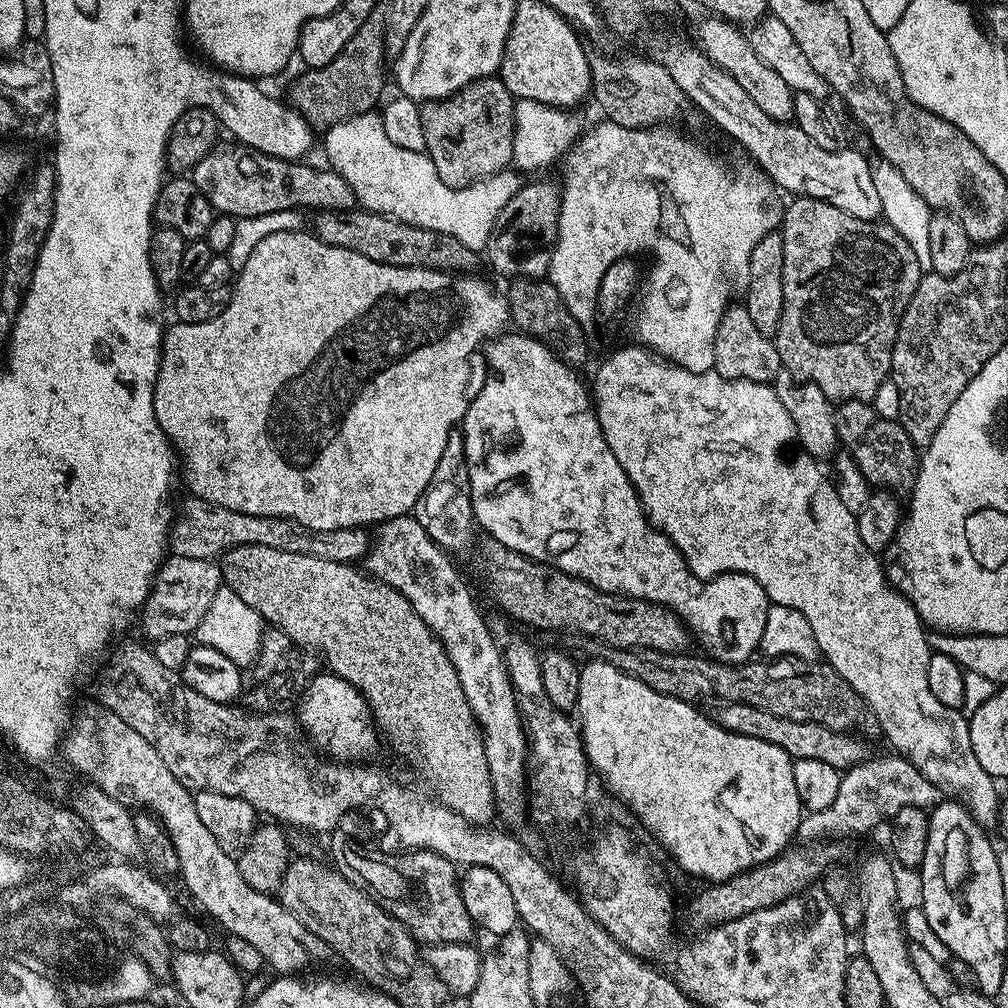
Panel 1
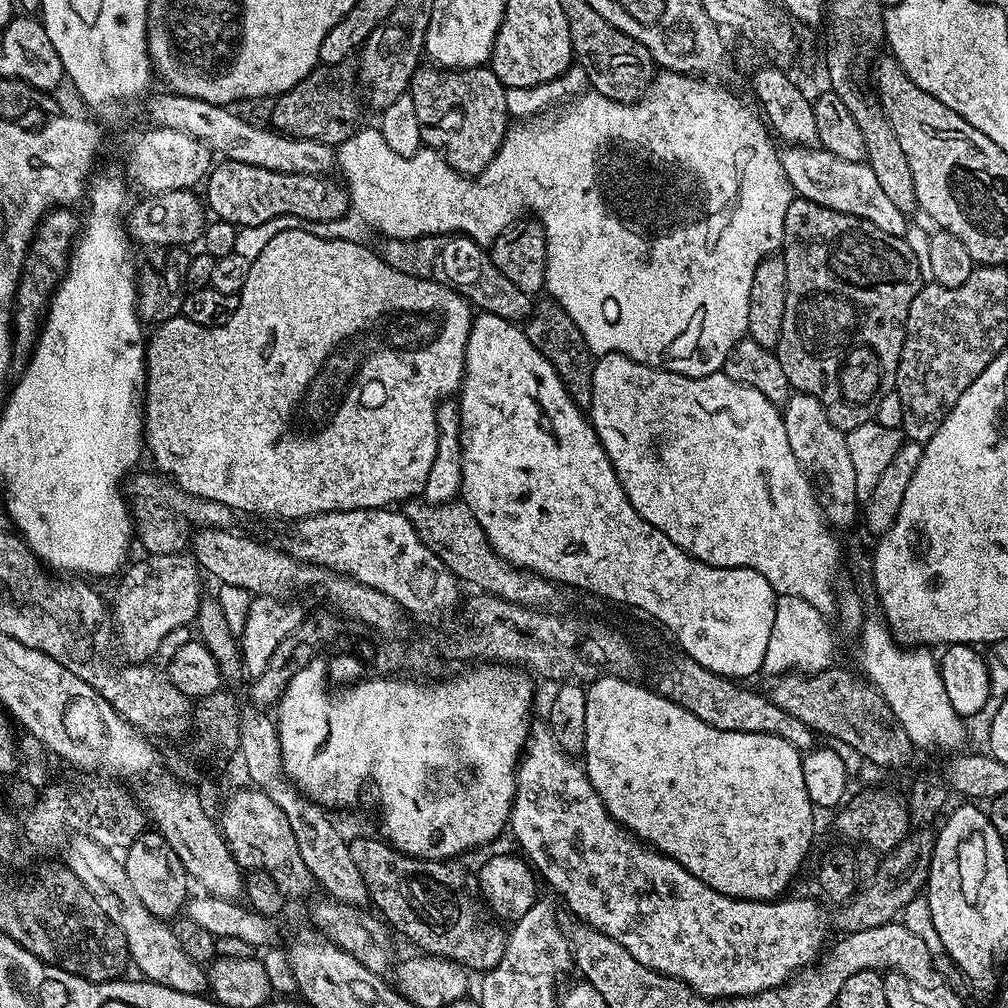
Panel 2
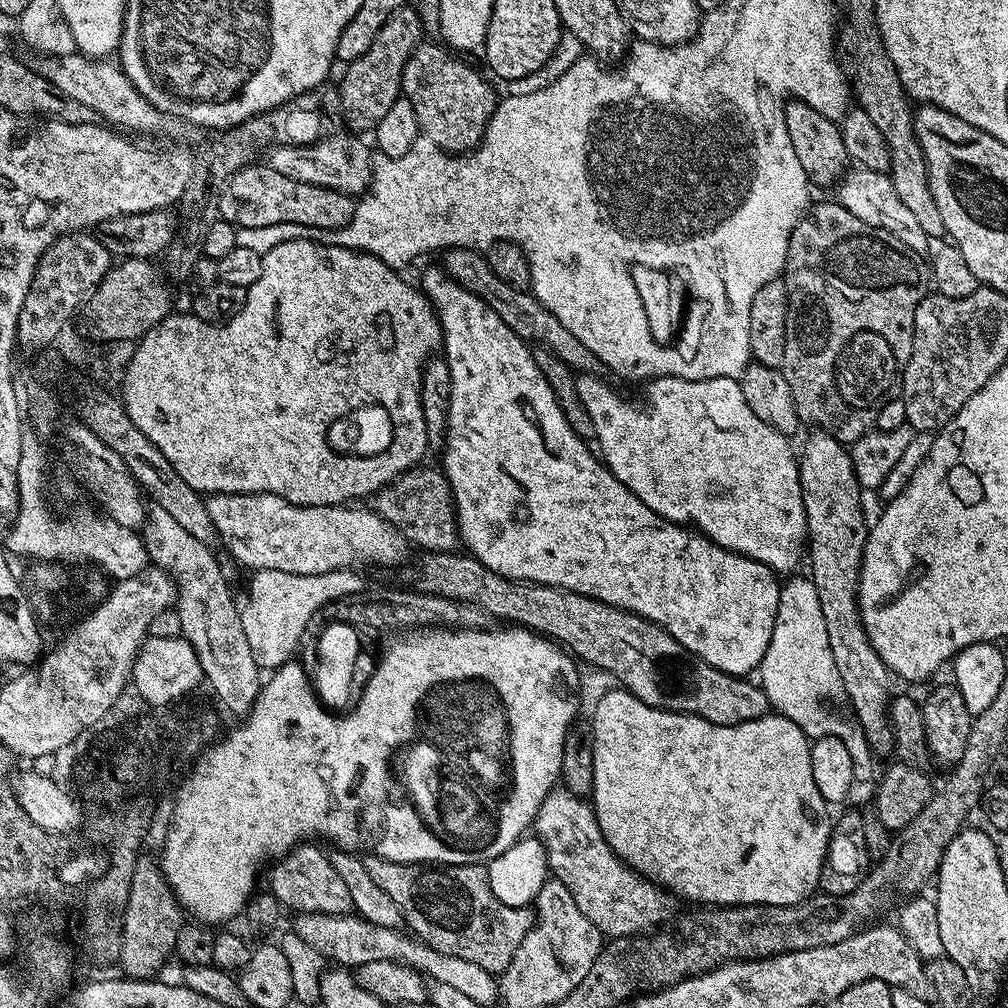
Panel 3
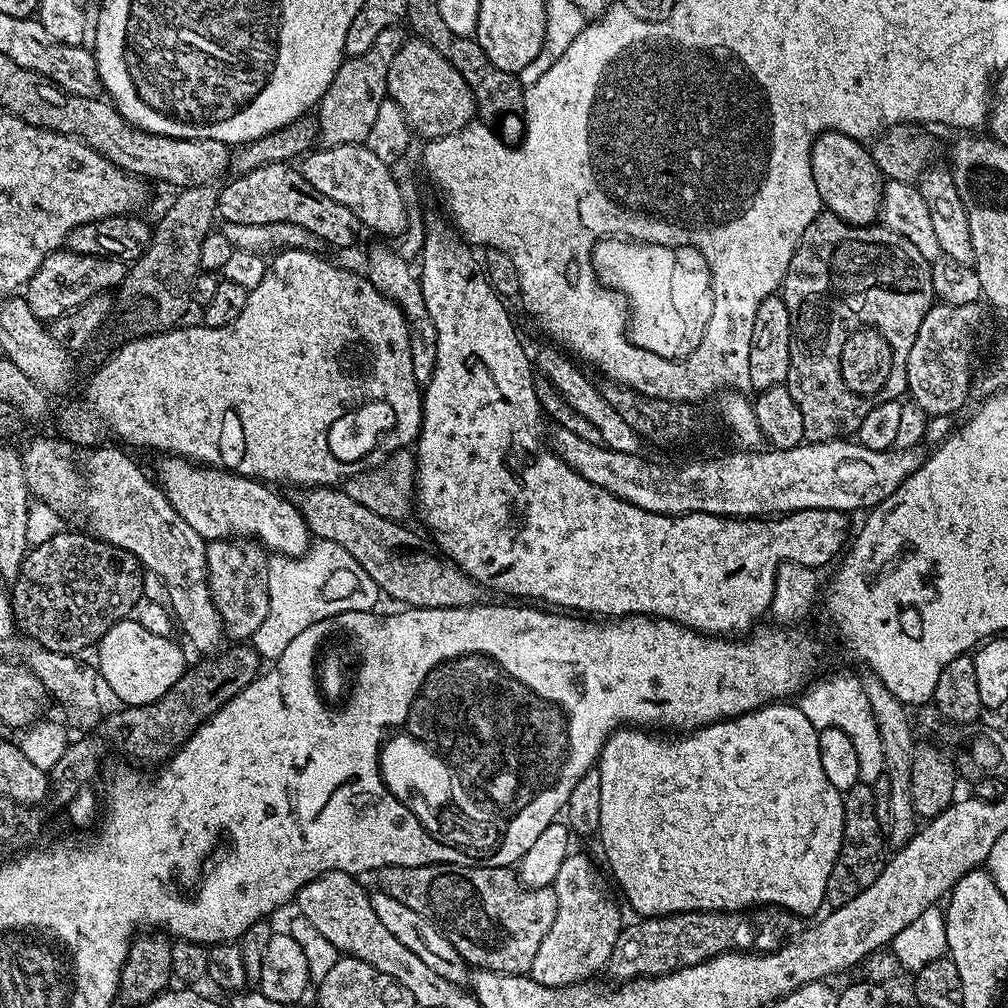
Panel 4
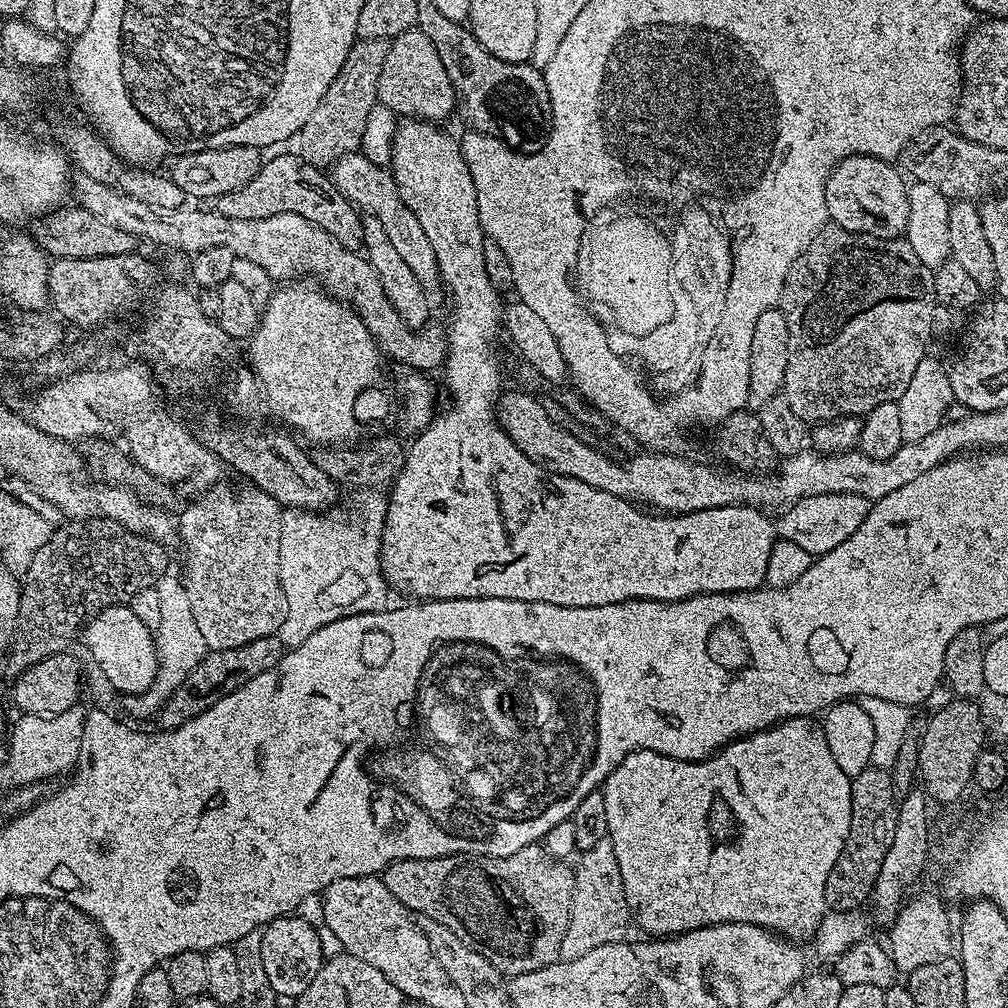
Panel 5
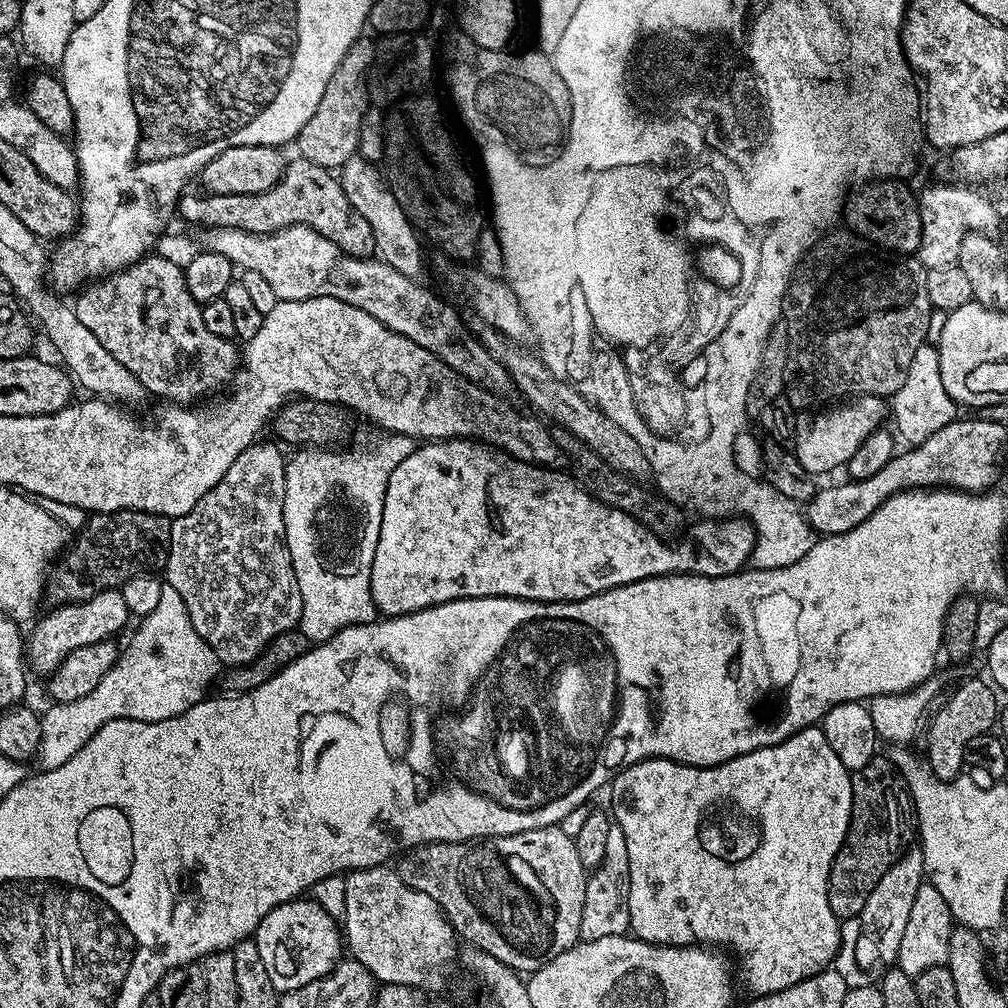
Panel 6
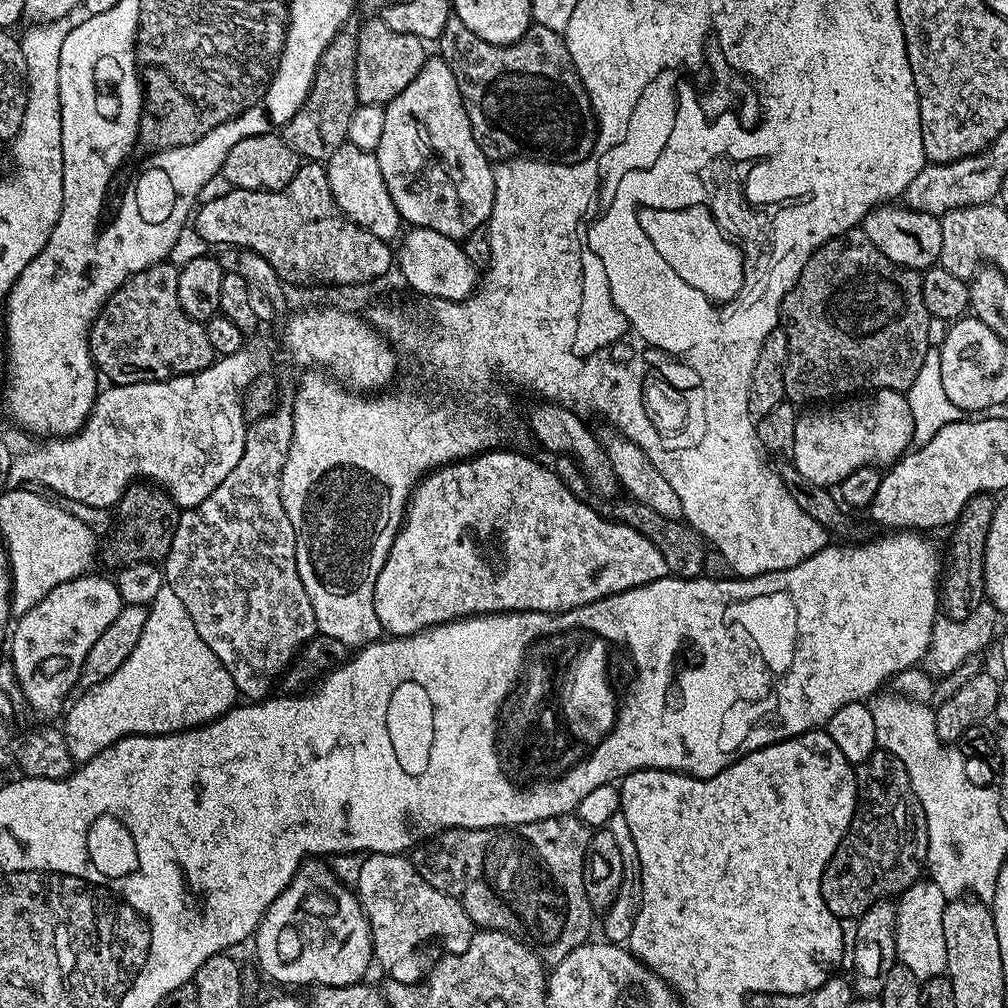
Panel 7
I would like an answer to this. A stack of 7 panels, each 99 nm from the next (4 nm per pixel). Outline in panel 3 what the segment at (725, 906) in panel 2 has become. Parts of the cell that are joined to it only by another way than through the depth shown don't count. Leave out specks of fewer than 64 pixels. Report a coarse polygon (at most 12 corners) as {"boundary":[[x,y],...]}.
{"boundary":[[553,788],[534,832],[605,937],[636,938],[677,897],[610,850],[585,797]]}

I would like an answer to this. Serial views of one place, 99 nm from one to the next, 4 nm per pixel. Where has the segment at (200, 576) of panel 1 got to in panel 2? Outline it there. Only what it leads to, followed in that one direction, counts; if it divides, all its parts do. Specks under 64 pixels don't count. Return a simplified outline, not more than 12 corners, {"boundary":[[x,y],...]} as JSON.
{"boundary":[[191,555],[133,559],[110,616],[132,662],[200,612]]}

